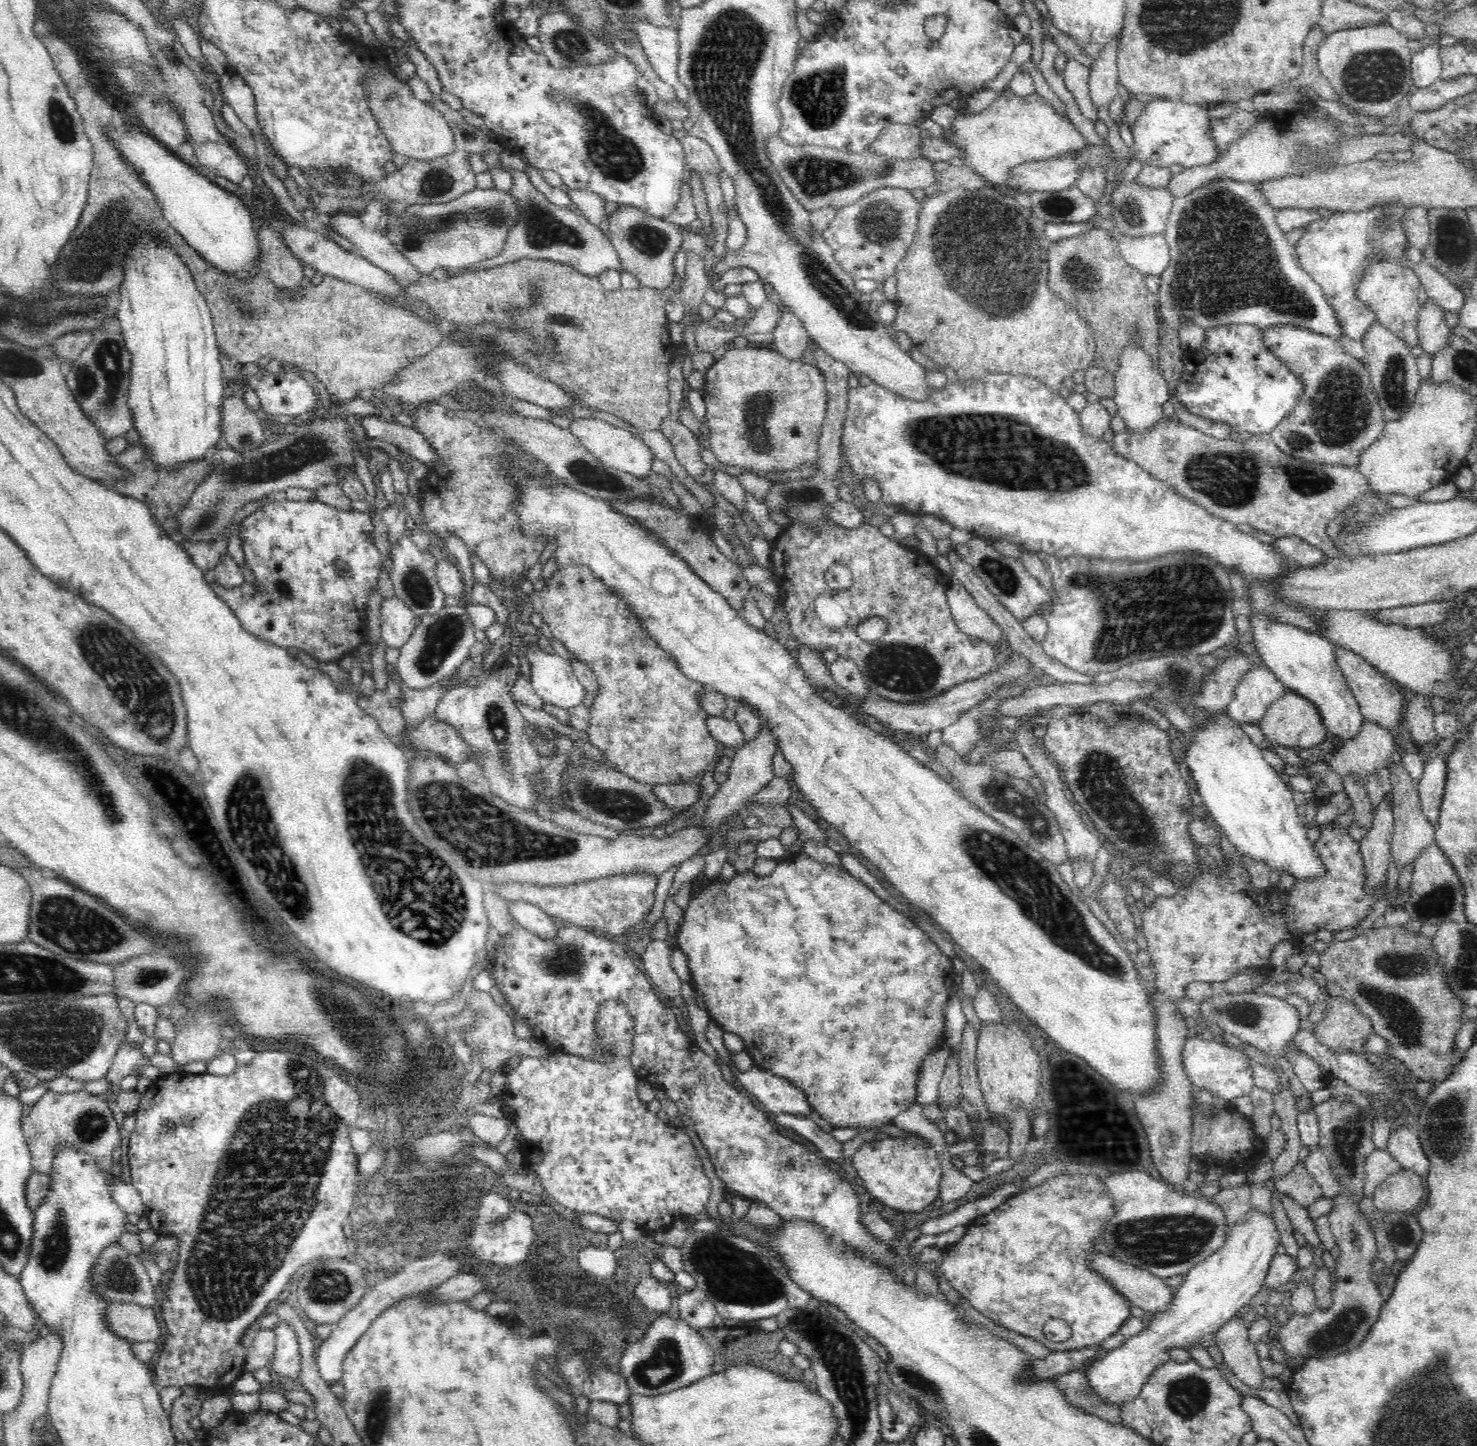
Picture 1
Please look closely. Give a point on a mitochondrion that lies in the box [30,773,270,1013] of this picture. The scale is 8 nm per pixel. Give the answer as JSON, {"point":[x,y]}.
{"point":[65,922]}

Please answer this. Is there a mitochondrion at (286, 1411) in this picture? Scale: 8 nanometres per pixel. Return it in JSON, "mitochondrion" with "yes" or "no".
{"mitochondrion":"no"}

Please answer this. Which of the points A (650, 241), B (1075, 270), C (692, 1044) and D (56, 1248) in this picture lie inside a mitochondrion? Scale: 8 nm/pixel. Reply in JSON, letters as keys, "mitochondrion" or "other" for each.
{"A":"mitochondrion","B":"mitochondrion","C":"other","D":"mitochondrion"}

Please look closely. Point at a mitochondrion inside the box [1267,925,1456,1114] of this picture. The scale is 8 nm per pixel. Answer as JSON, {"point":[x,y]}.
{"point":[1403,1018]}

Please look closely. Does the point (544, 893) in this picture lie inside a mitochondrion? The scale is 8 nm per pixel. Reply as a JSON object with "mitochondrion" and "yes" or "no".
{"mitochondrion":"no"}

